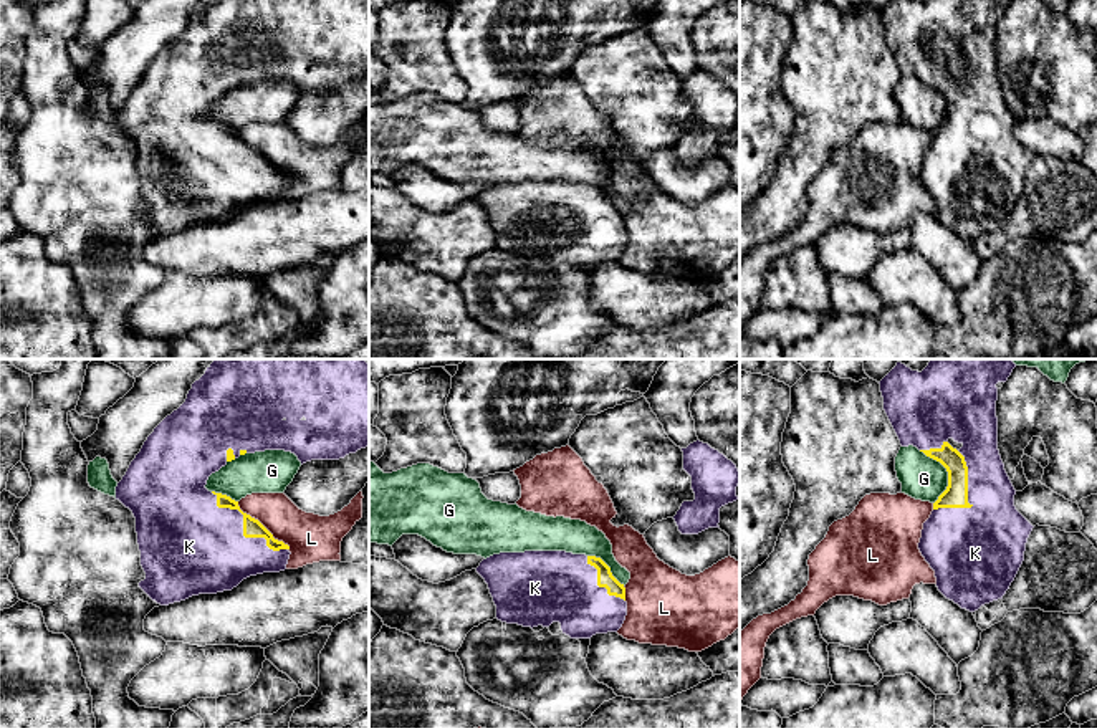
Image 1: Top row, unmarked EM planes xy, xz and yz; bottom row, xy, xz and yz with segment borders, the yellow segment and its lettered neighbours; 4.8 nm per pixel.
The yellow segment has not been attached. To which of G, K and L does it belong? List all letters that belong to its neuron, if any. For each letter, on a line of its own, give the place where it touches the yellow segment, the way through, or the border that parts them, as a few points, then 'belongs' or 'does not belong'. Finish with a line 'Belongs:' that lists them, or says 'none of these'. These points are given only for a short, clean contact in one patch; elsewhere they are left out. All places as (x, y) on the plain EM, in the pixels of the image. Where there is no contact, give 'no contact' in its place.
G: contact yz (948, 103); does not belong
K: contact xy (244, 159); belongs
L: contact xy (262, 154); does not belong
Belongs: K

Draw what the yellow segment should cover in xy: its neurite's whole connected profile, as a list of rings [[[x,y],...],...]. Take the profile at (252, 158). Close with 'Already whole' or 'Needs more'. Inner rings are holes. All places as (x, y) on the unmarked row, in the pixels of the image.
[[[205,0],[205,3],[192,13],[185,31],[167,45],[147,66],[141,81],[131,91],[126,104],[116,116],[116,129],[129,137],[136,147],[141,195],[146,202],[146,208],[139,212],[139,217],[157,233],[169,235],[199,223],[232,220],[250,205],[285,200],[291,184],[288,180],[290,175],[275,169],[258,149],[243,142],[238,131],[227,124],[208,121],[205,117],[208,106],[245,83],[285,79],[295,83],[303,94],[311,89],[339,89],[366,76],[369,76],[369,0]]]. Needs more

